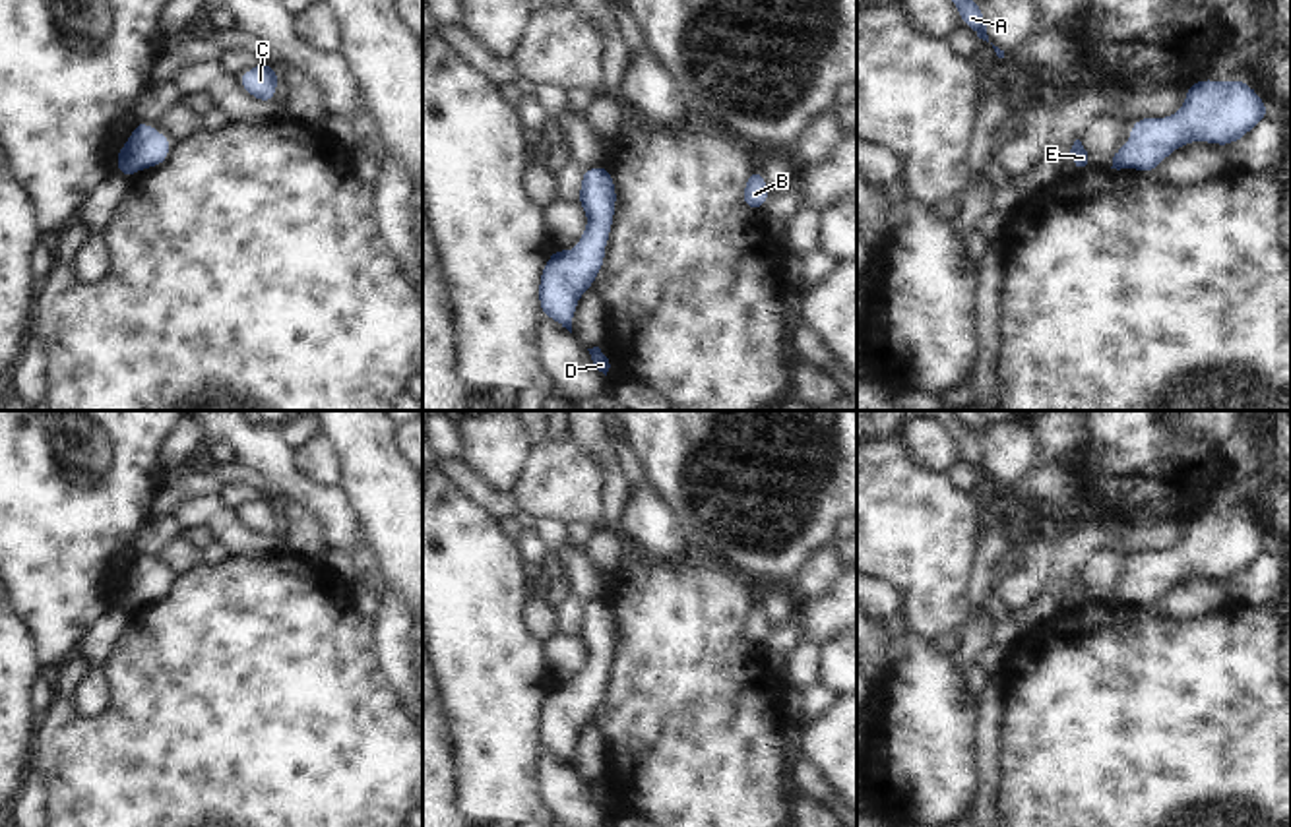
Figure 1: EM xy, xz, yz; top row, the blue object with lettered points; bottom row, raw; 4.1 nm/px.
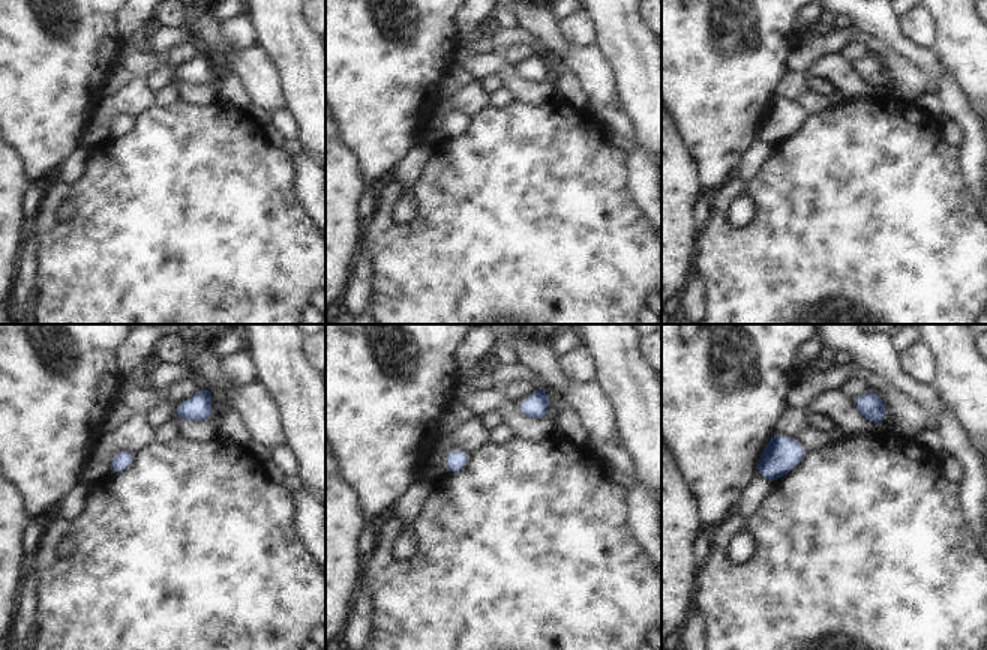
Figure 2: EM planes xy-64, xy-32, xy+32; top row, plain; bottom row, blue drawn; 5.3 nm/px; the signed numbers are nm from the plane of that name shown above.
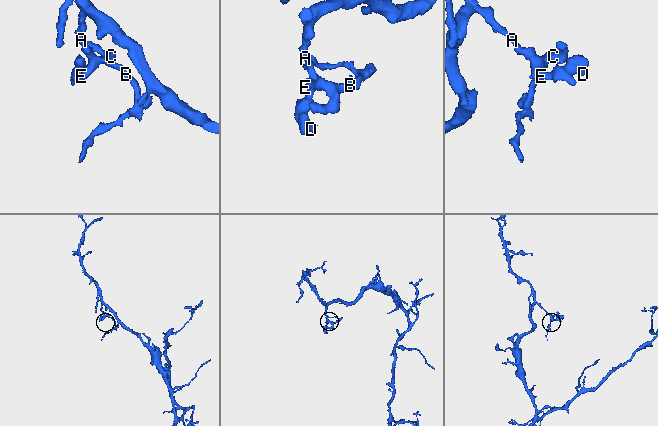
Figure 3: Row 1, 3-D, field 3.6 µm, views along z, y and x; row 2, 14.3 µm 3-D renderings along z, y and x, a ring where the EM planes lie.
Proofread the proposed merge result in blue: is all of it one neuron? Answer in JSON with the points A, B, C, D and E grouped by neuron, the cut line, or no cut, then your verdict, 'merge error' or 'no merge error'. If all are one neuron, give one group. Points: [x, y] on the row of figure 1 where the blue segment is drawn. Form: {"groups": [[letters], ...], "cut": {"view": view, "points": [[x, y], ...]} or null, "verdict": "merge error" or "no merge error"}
{"groups": [["A", "B", "C", "D", "E"]], "cut": null, "verdict": "no merge error"}

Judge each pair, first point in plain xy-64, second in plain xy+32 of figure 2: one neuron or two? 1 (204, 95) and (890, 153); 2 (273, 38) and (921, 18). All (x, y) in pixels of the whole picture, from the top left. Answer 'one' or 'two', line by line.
1: two
2: two

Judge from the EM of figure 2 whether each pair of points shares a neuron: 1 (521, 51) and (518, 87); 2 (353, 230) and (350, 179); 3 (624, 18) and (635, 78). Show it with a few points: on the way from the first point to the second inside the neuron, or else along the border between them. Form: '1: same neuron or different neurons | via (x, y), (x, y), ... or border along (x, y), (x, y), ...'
1: different neurons | border along (501, 51), (516, 66)
2: same neuron | via (347, 218), (347, 191)
3: same neuron | via (624, 33), (624, 41), (632, 51), (635, 63)

